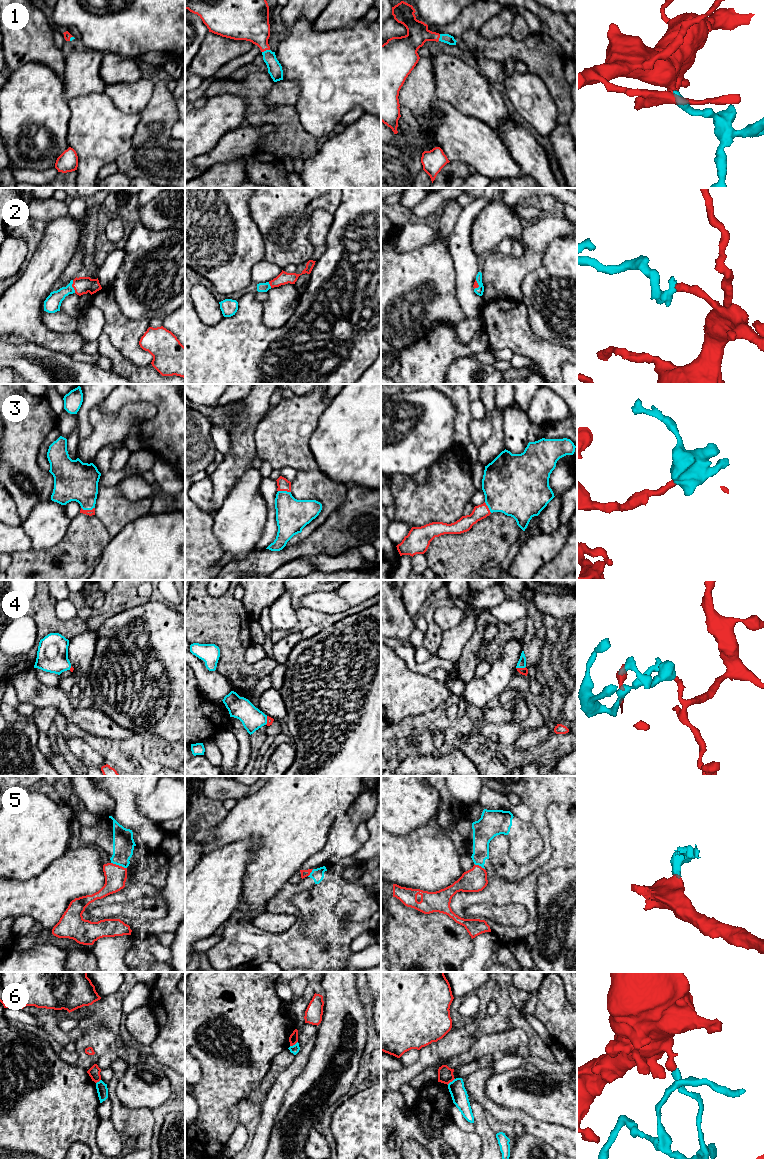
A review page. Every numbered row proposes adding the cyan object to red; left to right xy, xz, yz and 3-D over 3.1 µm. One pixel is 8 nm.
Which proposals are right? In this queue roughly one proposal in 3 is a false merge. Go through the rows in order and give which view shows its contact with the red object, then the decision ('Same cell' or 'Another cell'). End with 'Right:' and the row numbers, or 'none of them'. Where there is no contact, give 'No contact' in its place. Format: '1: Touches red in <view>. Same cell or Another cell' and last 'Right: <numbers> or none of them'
1: Touches red in xz. Same cell
2: Touches red in xy. Same cell
3: Touches red in xy. Same cell
4: Touches red in yz. Same cell
5: Touches red in xy. Another cell
6: Touches red in xz. Another cell
Right: 1, 2, 3, 4

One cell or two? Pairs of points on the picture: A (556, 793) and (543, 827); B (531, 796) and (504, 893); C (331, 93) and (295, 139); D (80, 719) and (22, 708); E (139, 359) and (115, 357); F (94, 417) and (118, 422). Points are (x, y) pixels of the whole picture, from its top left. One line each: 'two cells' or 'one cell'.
A: one cell
B: two cells
C: two cells
D: two cells
E: two cells
F: one cell

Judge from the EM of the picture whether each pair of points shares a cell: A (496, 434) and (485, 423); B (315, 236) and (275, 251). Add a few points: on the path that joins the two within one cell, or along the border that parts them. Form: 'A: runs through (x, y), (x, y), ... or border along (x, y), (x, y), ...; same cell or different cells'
A: border along (494, 407), (490, 415), (491, 434), (479, 450); different cells
B: border along (309, 215), (310, 232), (308, 239), (314, 247); different cells

